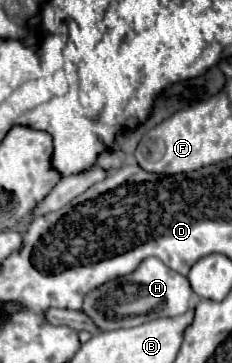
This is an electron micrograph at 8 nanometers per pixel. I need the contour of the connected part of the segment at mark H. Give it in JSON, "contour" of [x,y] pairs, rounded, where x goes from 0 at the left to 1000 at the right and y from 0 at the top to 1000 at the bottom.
{"contour":[[[638,708],[603,725],[603,736],[578,752],[526,769],[491,769],[440,785],[422,802],[379,807],[353,857],[388,868],[440,912],[483,912],[526,901],[586,901],[655,879],[776,873],[810,857],[819,835],[828,835],[828,791],[810,780],[810,763],[741,747],[690,713]]]}

